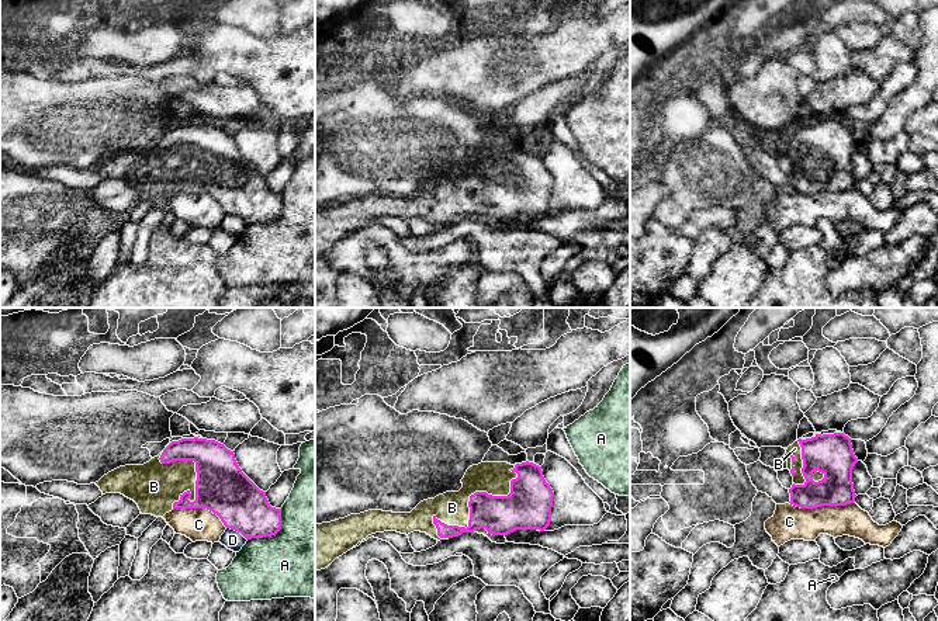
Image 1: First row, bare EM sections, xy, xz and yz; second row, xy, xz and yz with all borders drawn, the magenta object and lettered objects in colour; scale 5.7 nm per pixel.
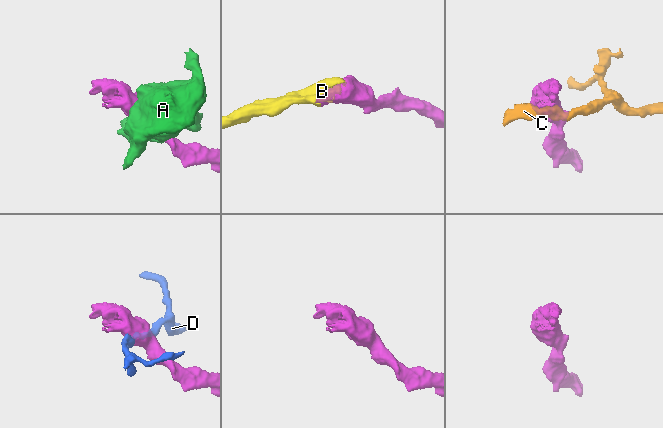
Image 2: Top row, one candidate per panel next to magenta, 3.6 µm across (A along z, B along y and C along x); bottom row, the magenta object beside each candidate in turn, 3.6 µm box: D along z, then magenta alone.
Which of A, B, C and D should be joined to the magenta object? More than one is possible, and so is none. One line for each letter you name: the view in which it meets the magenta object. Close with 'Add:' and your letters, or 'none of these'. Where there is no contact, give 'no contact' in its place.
B: meets magenta in xz
Add: B

